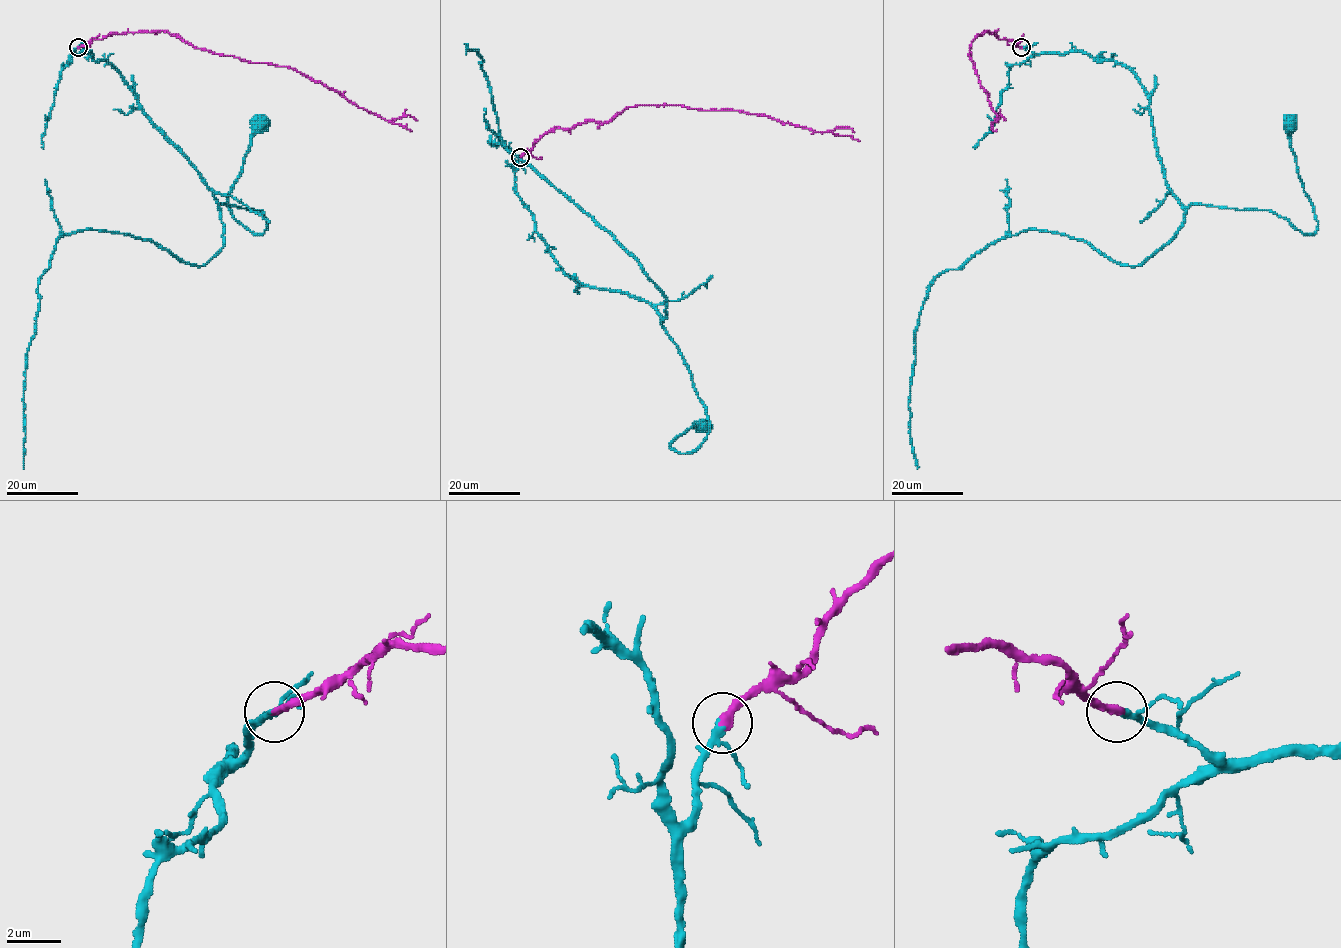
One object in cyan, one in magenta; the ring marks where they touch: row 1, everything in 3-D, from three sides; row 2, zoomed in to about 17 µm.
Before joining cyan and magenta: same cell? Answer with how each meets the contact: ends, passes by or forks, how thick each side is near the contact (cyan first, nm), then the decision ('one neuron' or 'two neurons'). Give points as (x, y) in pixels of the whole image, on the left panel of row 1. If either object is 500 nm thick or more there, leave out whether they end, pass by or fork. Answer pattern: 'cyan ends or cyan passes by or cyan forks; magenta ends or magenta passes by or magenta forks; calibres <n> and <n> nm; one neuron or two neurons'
cyan passes by; magenta ends; calibres 160 and 320 nm; one neuron

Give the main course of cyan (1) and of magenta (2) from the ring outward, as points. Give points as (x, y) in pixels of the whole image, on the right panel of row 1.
1: (1021, 48), (1126, 65), (1148, 96), (1156, 155), (1184, 207), (1266, 209), (1313, 234), (1317, 220), (1289, 122)
2: (1021, 48), (987, 31), (969, 48), (996, 120), (1000, 115), (1005, 120)

